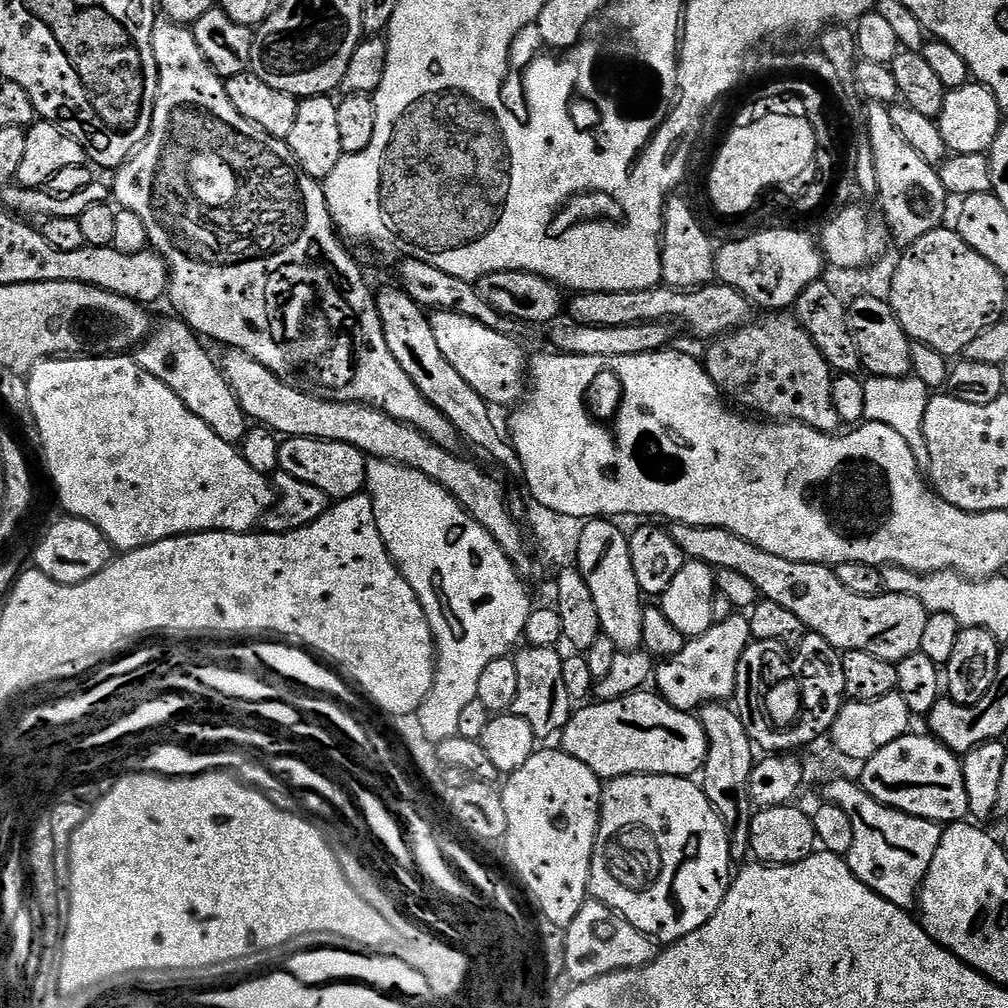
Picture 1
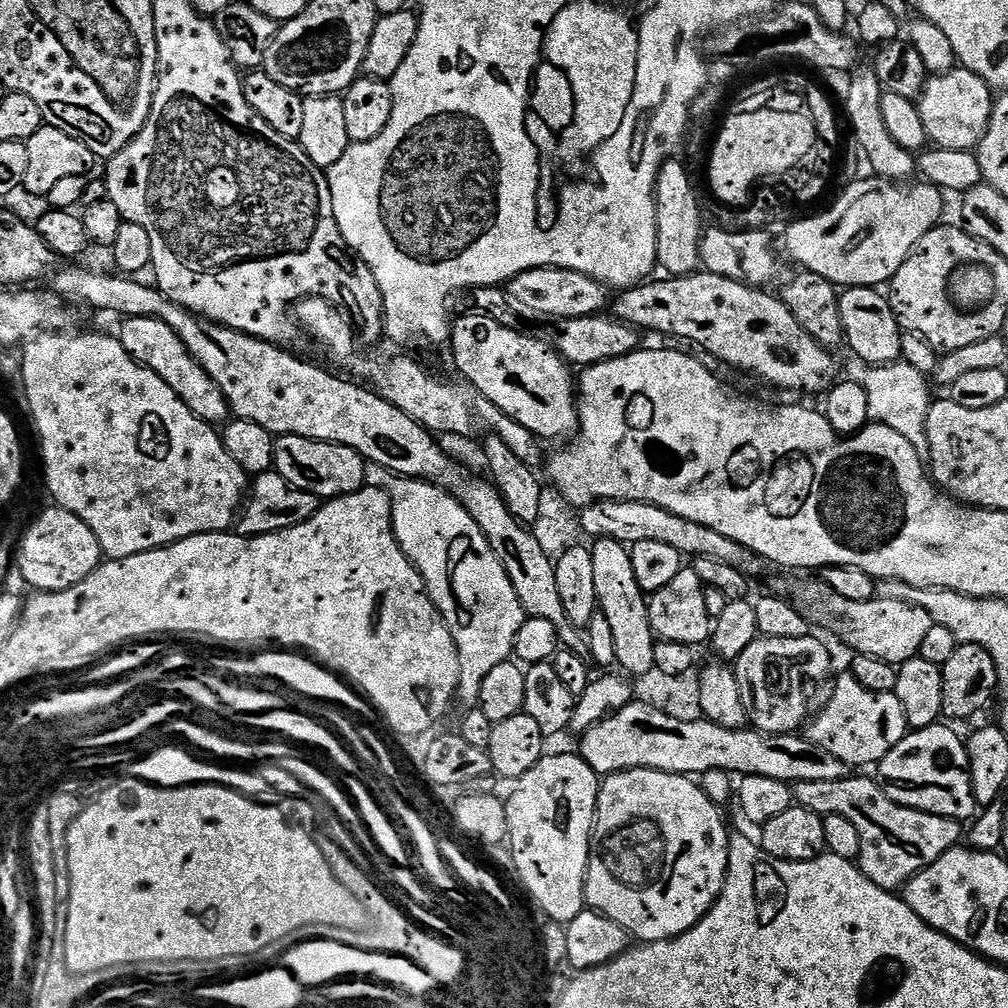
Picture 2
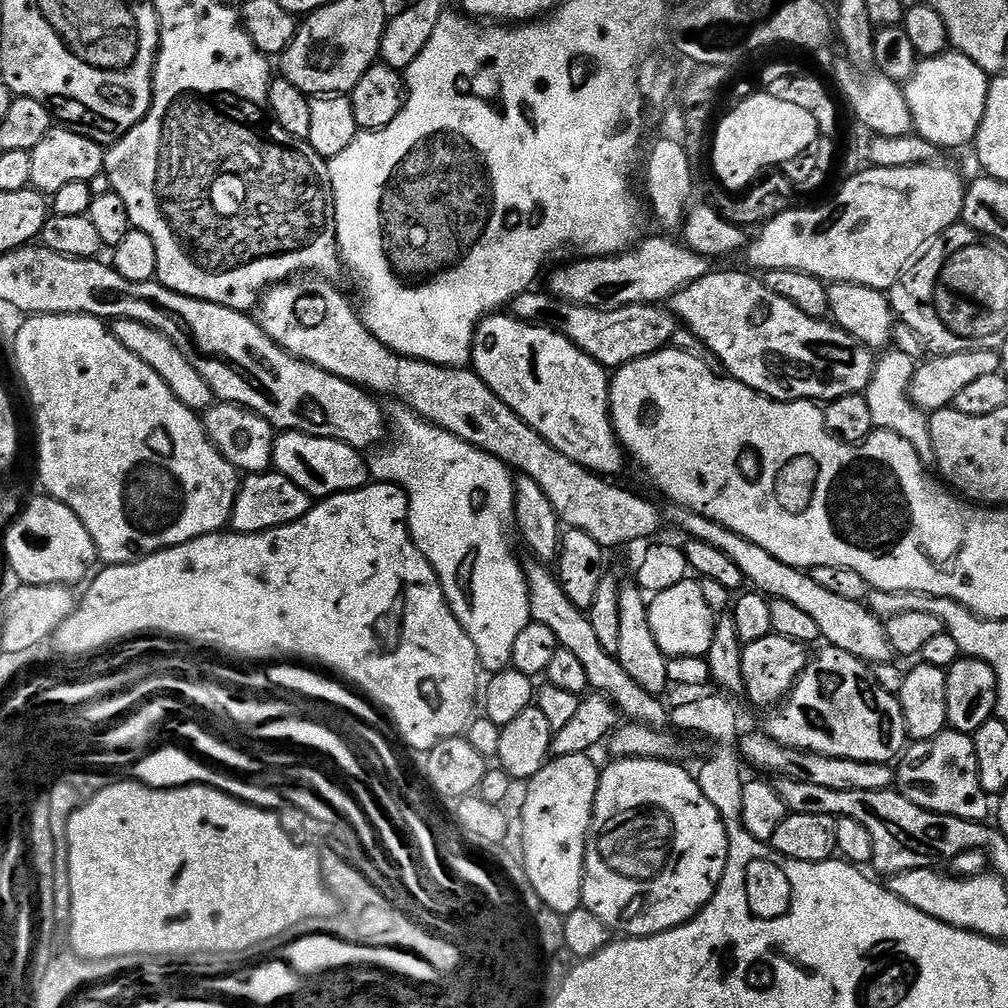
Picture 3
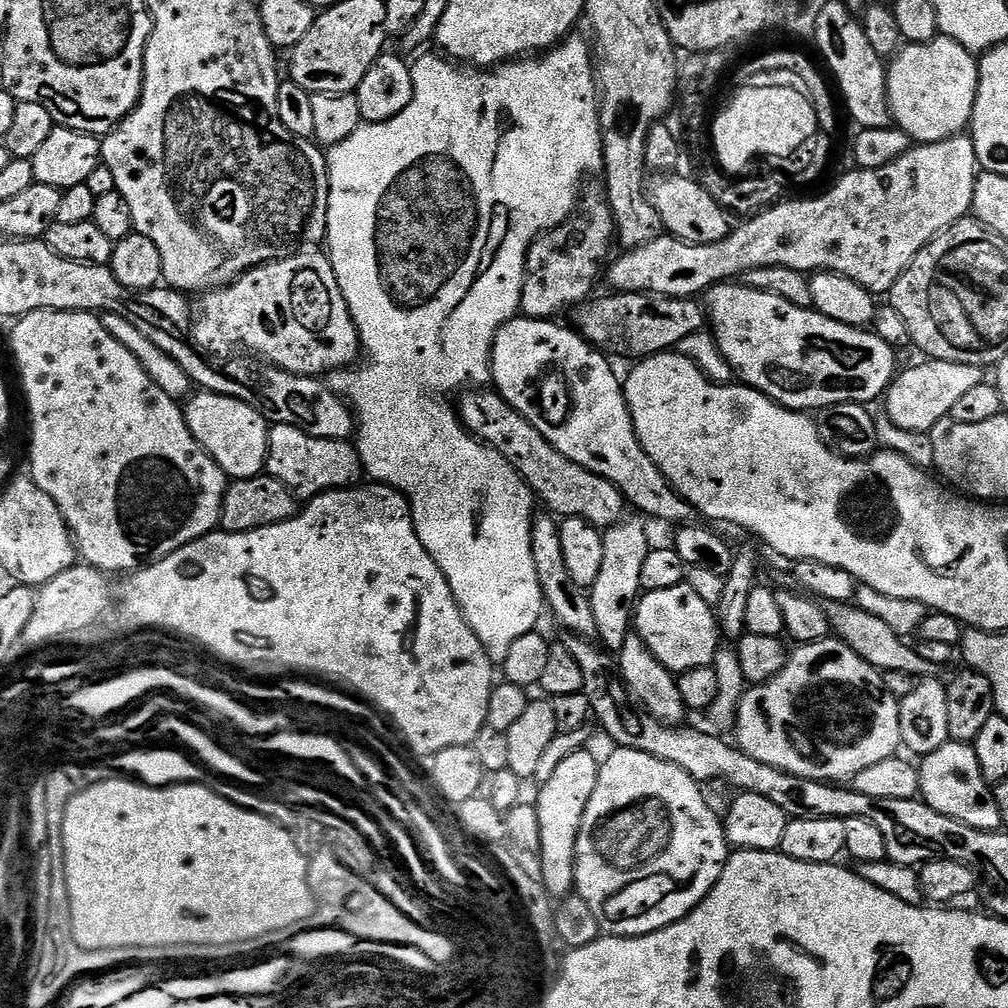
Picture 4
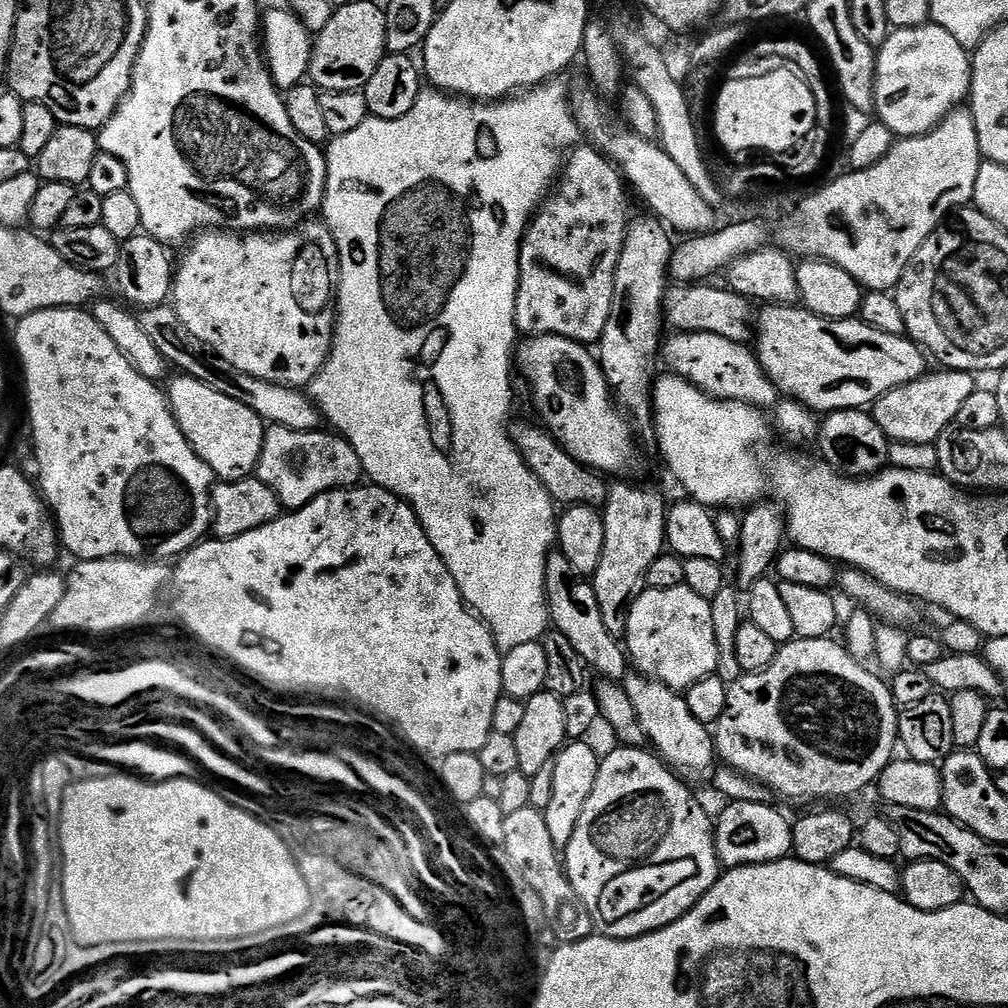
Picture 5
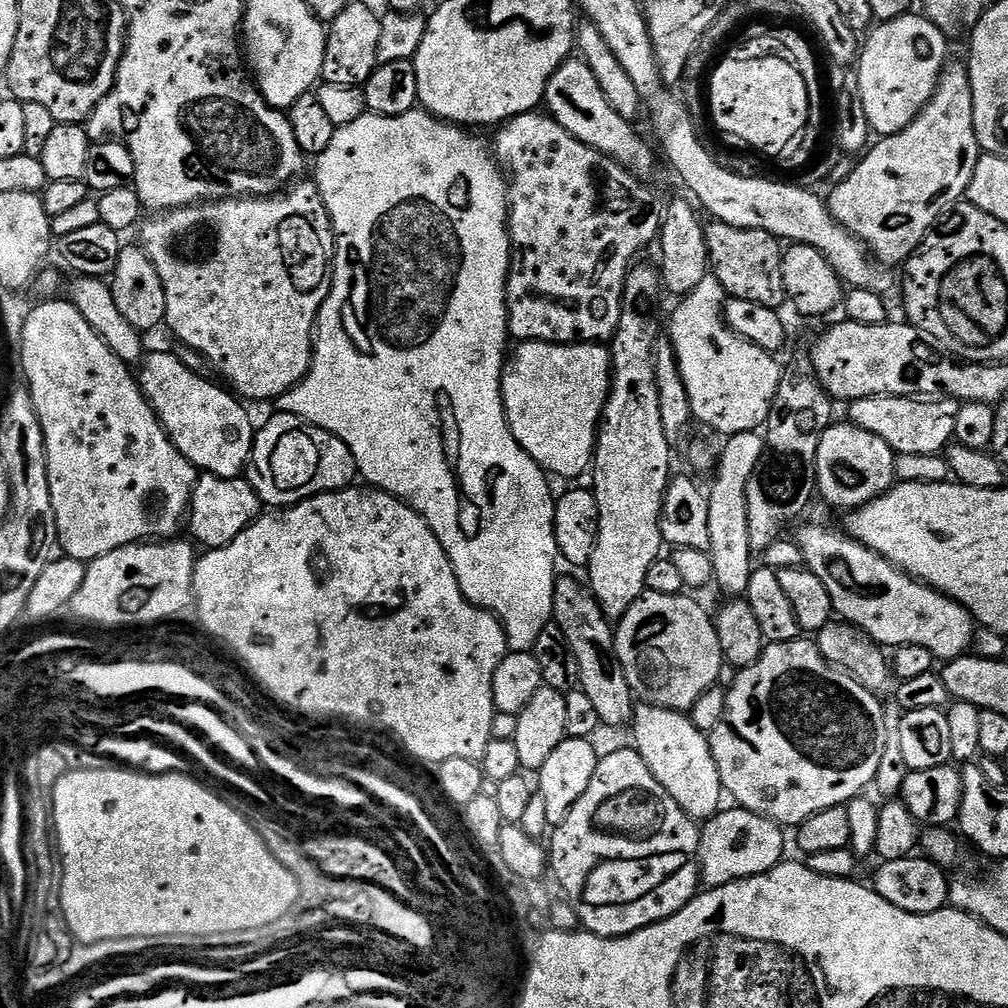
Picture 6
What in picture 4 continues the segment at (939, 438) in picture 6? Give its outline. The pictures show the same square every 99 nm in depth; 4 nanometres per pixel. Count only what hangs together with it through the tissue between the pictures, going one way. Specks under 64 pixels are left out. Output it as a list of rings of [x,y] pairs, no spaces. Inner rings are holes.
[[[925,359],[924,364],[916,364],[899,373],[888,386],[886,415],[898,426],[911,432],[931,433],[939,420],[951,417],[954,406],[974,386],[985,383],[984,368],[970,366],[962,362],[942,362]]]

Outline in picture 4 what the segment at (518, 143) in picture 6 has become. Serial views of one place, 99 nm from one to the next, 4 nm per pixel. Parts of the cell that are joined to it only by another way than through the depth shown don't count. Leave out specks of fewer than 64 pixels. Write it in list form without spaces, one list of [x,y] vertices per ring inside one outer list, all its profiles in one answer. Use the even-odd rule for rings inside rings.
[[[600,198],[586,204],[567,224],[544,232],[528,248],[520,299],[520,312],[523,315],[531,316],[533,320],[559,317],[559,312],[567,308],[575,309],[585,303],[595,293],[592,291],[596,283],[599,280],[601,283],[602,273],[613,255],[612,244],[614,248],[617,239],[616,220],[607,199]]]

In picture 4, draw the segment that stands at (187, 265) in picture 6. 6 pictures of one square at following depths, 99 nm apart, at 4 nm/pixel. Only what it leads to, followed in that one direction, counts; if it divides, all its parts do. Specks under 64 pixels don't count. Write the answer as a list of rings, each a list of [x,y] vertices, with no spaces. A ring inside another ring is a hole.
[[[301,250],[284,260],[259,264],[257,268],[242,273],[231,284],[203,293],[201,300],[204,301],[200,308],[198,304],[198,315],[194,320],[194,339],[197,348],[209,353],[228,352],[241,344],[244,347],[241,349],[255,354],[275,368],[317,378],[347,369],[361,359],[360,335],[338,286],[334,266],[323,251]]]

